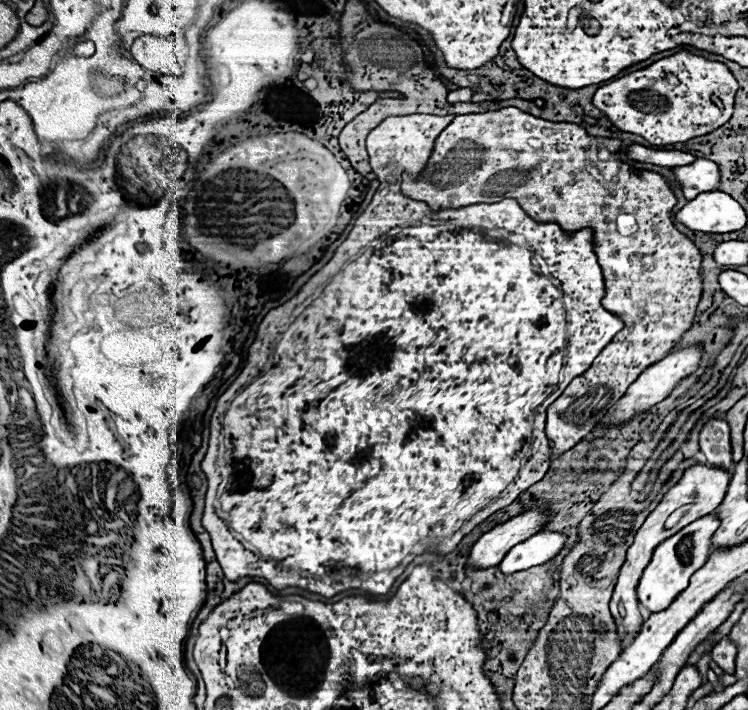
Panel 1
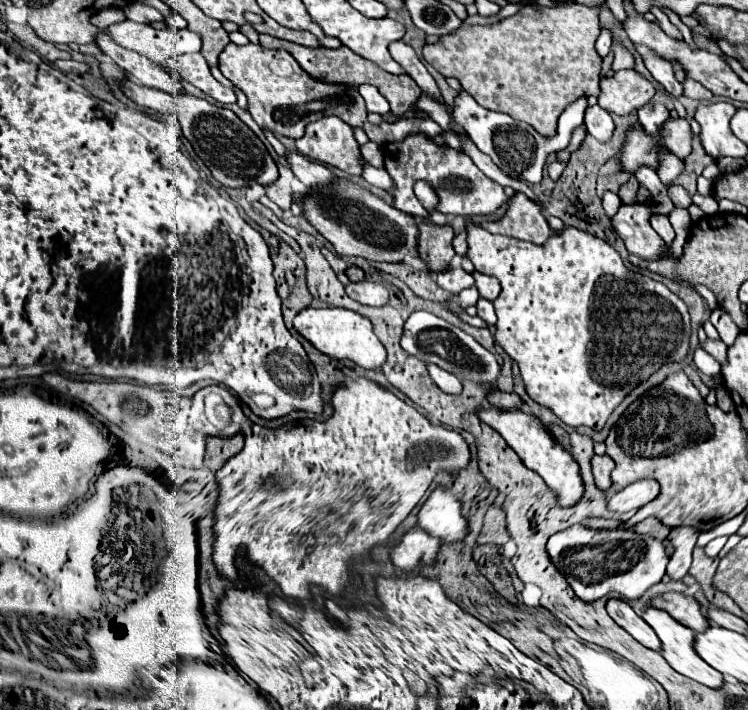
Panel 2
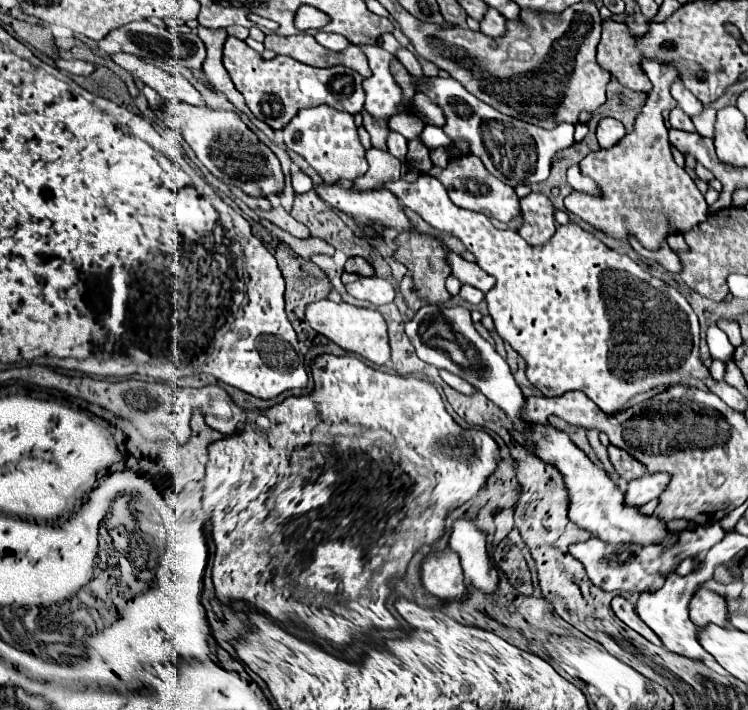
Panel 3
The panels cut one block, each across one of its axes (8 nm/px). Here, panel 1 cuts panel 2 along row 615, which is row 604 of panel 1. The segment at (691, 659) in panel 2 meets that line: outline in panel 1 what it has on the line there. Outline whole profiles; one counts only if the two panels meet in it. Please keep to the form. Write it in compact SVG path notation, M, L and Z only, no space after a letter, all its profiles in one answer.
M716 512L698 518L696 522L688 524L684 530L680 530L678 534L674 534L672 538L668 538L666 542L660 542L660 546L654 548L652 552L652 560L646 566L646 570L642 572L642 578L638 582L638 600L650 610L650 612L658 612L664 610L680 592L684 592L688 588L688 580L690 576L704 566L710 548L712 548L712 534L718 530L720 520L716 518Z

